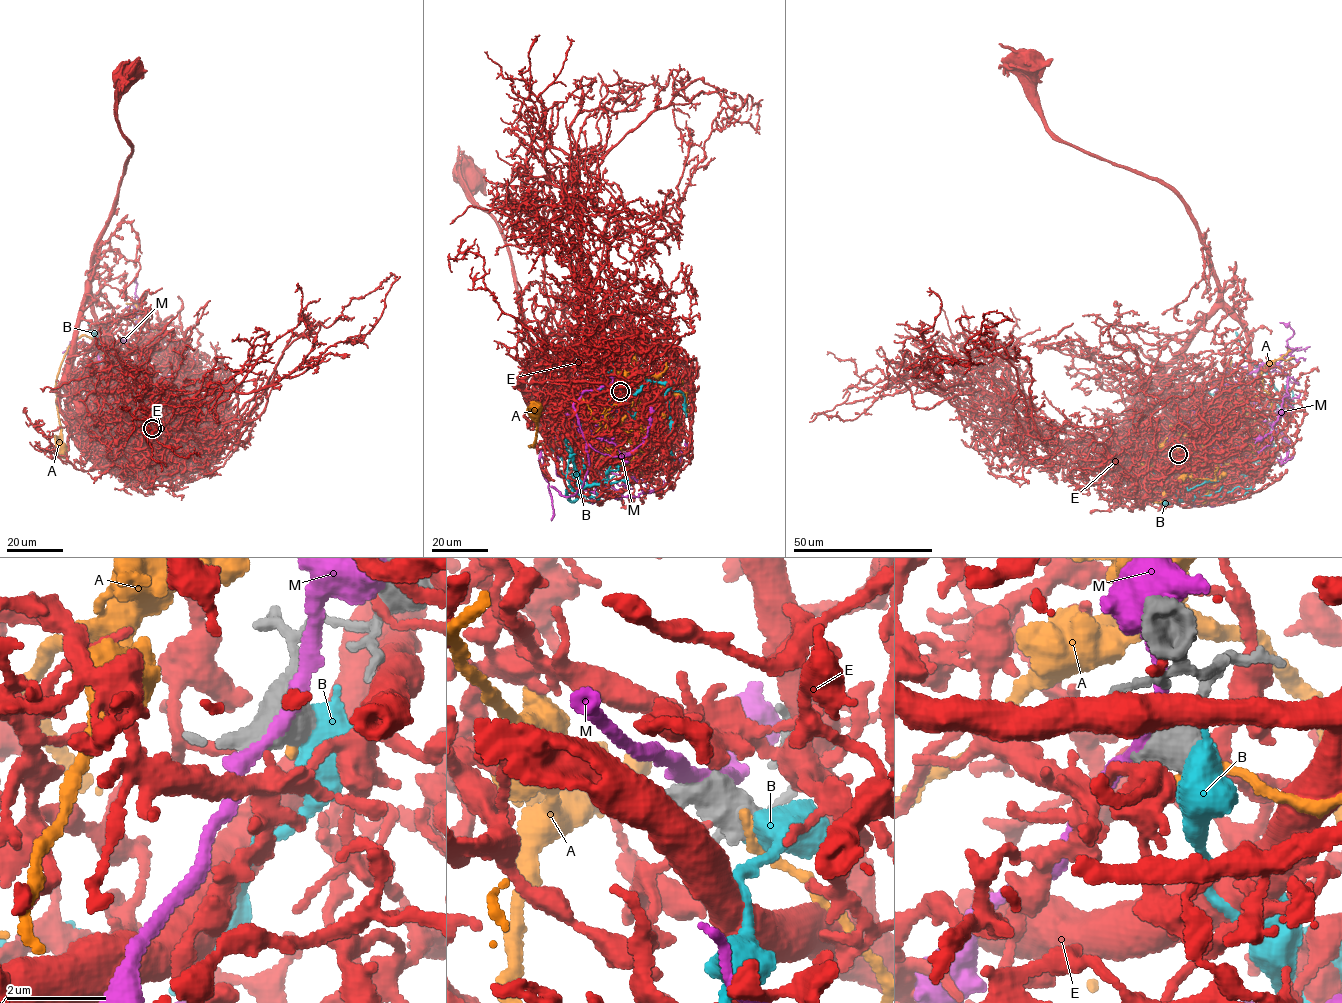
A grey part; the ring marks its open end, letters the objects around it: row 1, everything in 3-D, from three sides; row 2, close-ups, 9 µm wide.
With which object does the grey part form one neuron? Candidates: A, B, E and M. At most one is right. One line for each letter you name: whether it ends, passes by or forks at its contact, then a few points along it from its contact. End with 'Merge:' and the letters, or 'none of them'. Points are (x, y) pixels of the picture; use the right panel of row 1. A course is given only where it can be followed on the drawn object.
Merge: none of them

